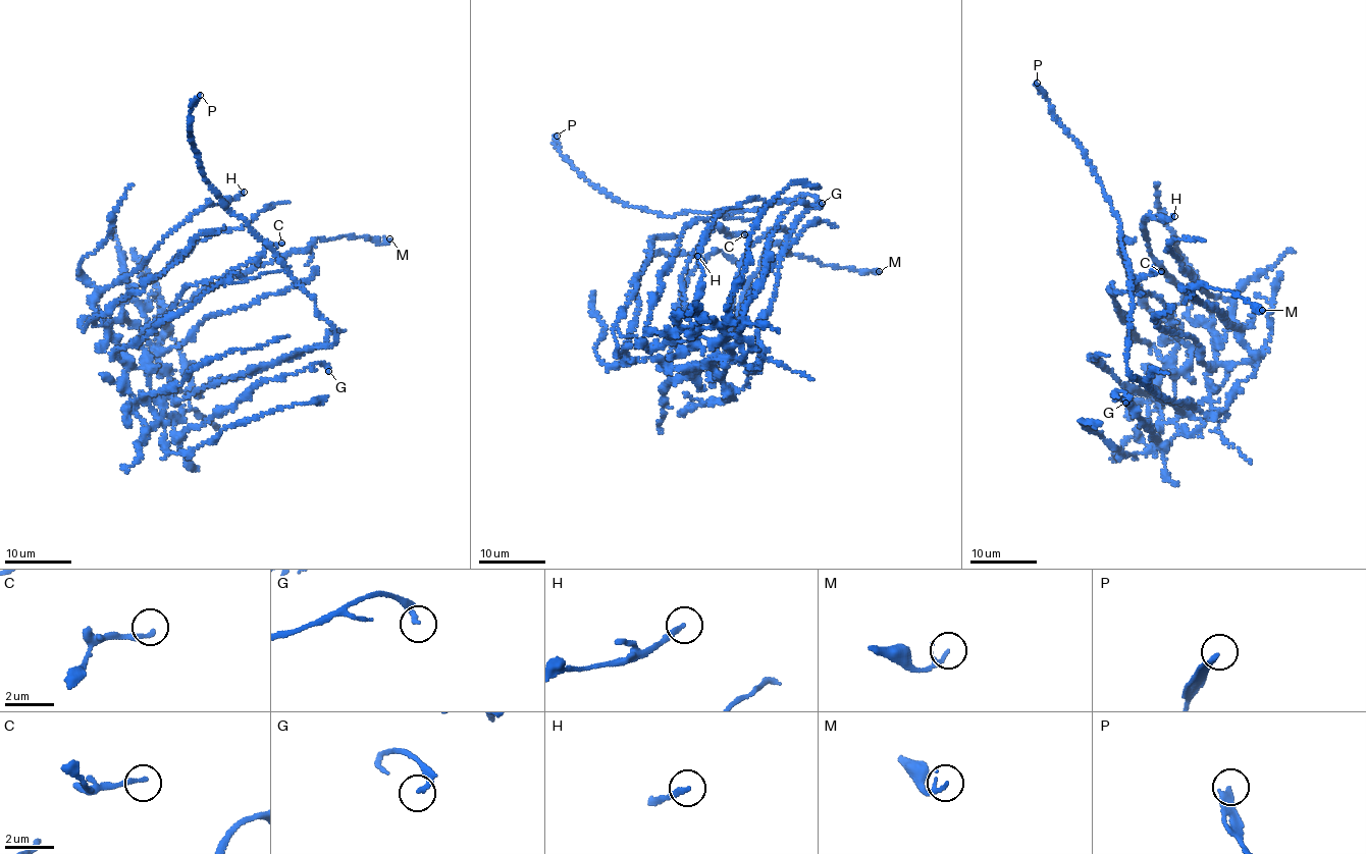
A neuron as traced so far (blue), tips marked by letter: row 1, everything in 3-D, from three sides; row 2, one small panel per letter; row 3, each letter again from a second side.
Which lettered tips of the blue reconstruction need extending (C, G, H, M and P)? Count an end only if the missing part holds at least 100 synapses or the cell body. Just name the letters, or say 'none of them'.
P

